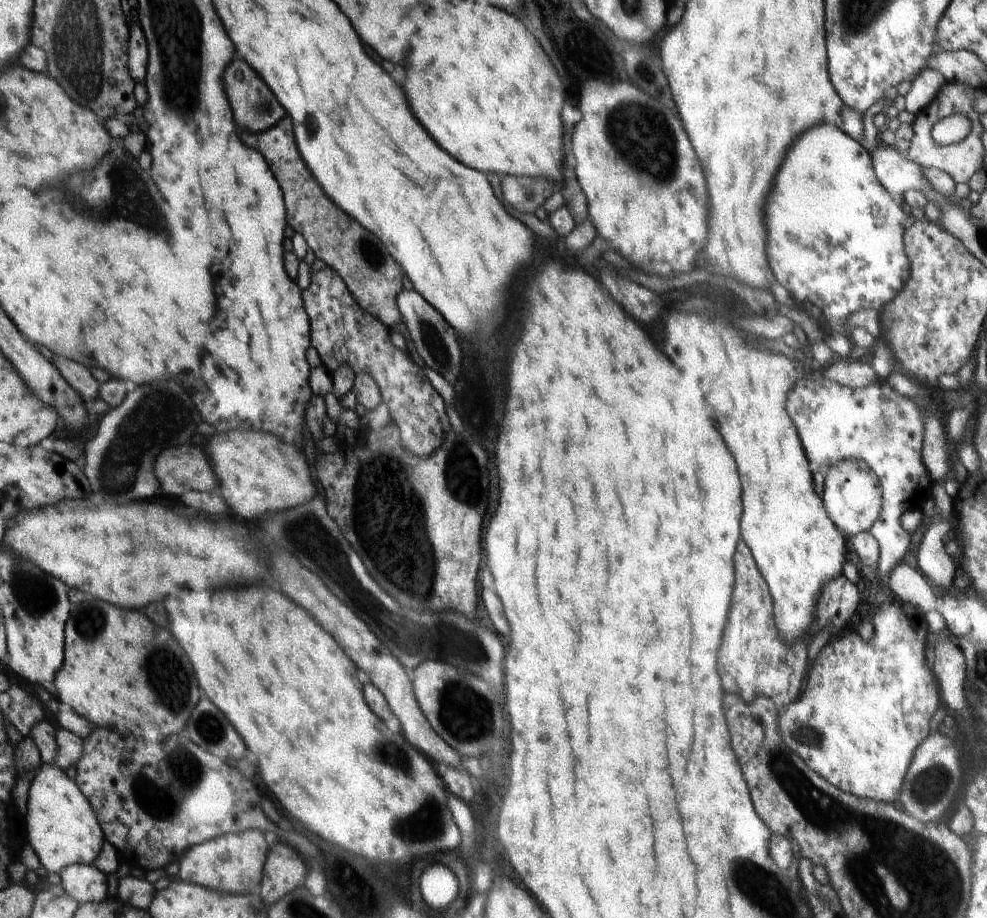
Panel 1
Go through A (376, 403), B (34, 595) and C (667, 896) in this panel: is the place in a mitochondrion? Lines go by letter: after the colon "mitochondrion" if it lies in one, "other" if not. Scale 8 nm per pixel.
A: other
B: mitochondrion
C: other

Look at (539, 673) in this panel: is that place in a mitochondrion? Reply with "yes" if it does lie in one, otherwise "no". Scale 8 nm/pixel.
no

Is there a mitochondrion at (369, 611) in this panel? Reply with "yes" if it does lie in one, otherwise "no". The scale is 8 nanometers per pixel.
yes

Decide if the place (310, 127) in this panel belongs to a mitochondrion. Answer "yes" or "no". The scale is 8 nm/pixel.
no

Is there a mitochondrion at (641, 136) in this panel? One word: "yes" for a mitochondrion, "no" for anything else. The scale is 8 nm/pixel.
yes

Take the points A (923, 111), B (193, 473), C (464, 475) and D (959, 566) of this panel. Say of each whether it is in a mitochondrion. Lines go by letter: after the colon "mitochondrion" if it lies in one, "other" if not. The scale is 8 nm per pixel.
A: other
B: other
C: mitochondrion
D: other

